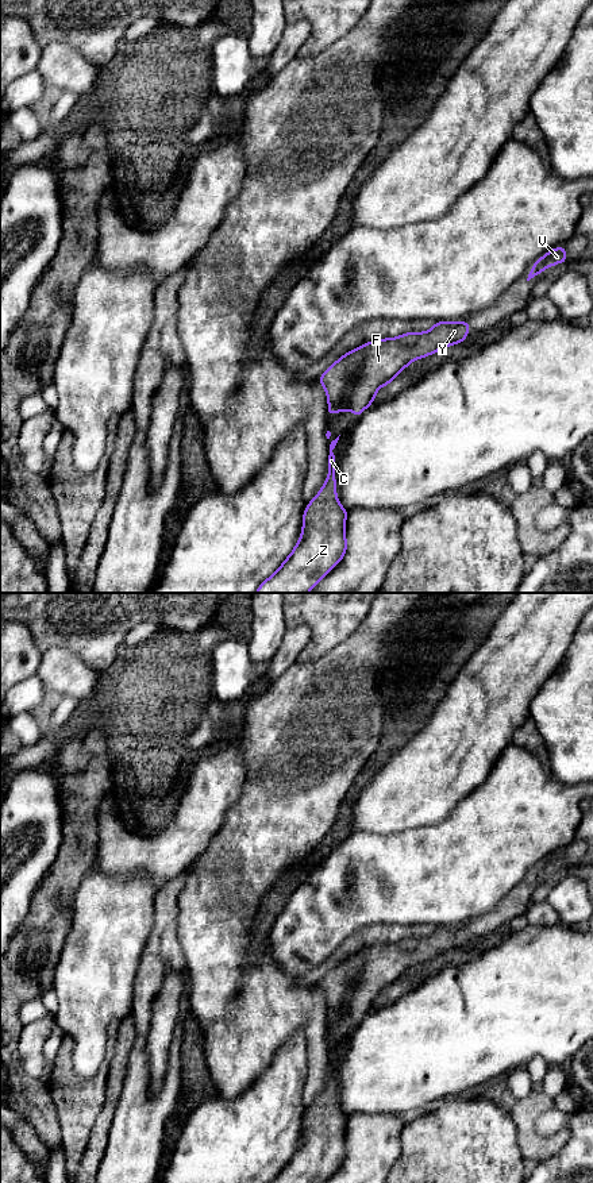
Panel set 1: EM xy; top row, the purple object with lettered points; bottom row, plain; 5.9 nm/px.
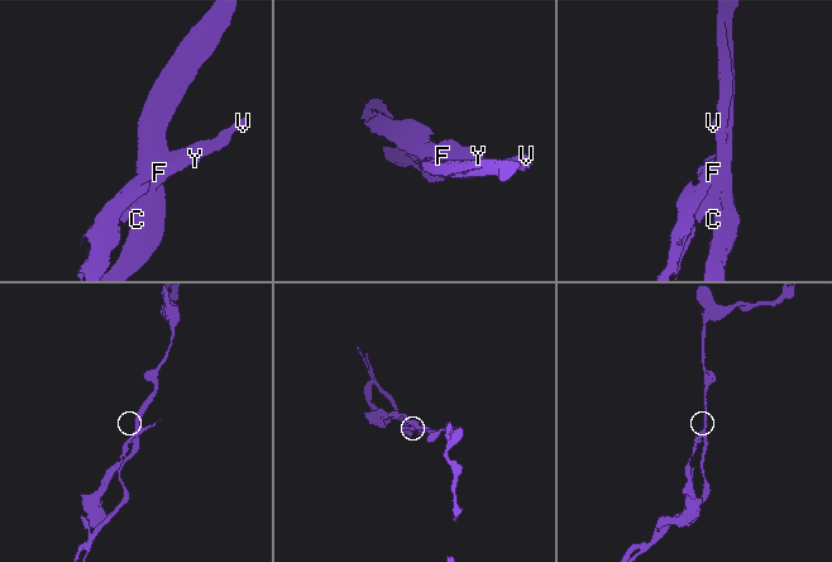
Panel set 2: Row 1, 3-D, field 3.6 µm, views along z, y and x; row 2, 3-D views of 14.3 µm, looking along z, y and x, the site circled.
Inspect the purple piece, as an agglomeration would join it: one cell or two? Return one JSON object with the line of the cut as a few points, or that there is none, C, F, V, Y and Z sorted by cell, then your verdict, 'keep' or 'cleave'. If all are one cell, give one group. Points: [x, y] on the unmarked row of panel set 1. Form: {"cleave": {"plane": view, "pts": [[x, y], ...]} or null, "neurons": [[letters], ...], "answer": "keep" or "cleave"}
{"cleave": {"plane": "xy", "pts": [[351, 978], [350, 1006], [343, 1014]]}, "neurons": [["C", "Z"], ["F", "V", "Y"]], "answer": "cleave"}

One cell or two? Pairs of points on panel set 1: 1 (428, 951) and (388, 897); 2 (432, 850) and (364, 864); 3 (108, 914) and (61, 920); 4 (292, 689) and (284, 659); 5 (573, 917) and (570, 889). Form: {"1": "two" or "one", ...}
{"1": "two", "2": "one", "3": "two", "4": "two", "5": "one"}

